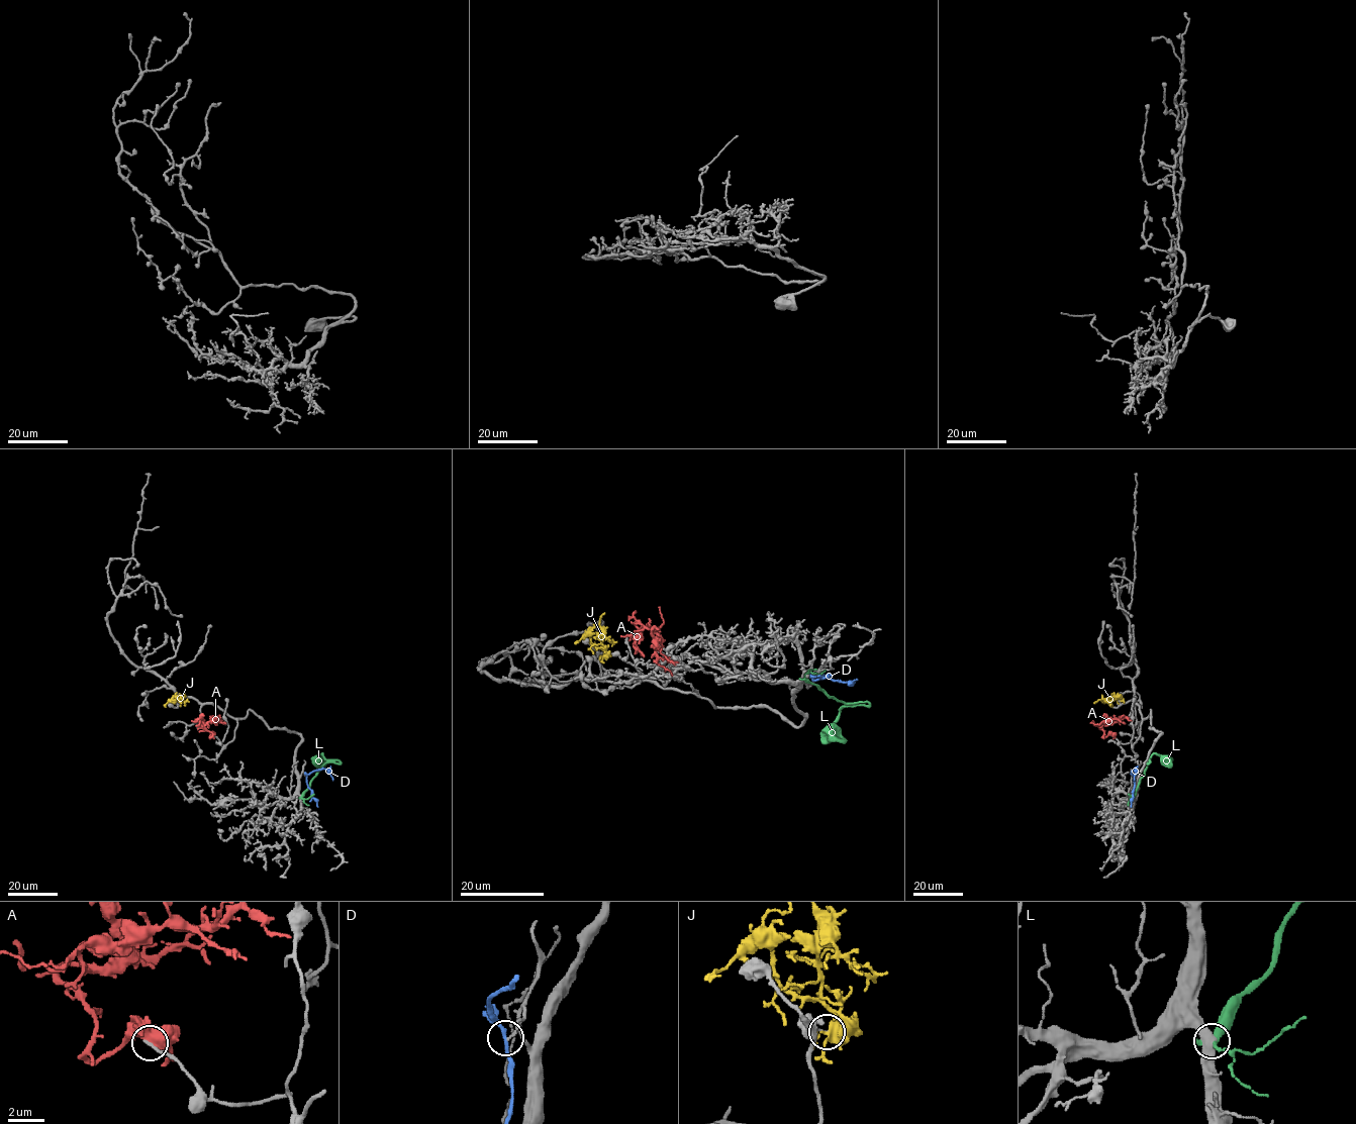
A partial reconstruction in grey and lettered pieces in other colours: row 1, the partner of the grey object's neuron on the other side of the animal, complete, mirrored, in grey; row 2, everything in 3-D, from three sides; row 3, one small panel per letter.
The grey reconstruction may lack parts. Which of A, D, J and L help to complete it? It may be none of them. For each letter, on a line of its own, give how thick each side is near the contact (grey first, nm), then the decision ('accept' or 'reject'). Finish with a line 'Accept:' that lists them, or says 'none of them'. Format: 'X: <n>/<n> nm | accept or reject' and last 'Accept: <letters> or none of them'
A: 180/550 nm | reject
D: 120/190 nm | reject
J: 140/400 nm | reject
L: 480/360 nm | reject
Accept: none of them

